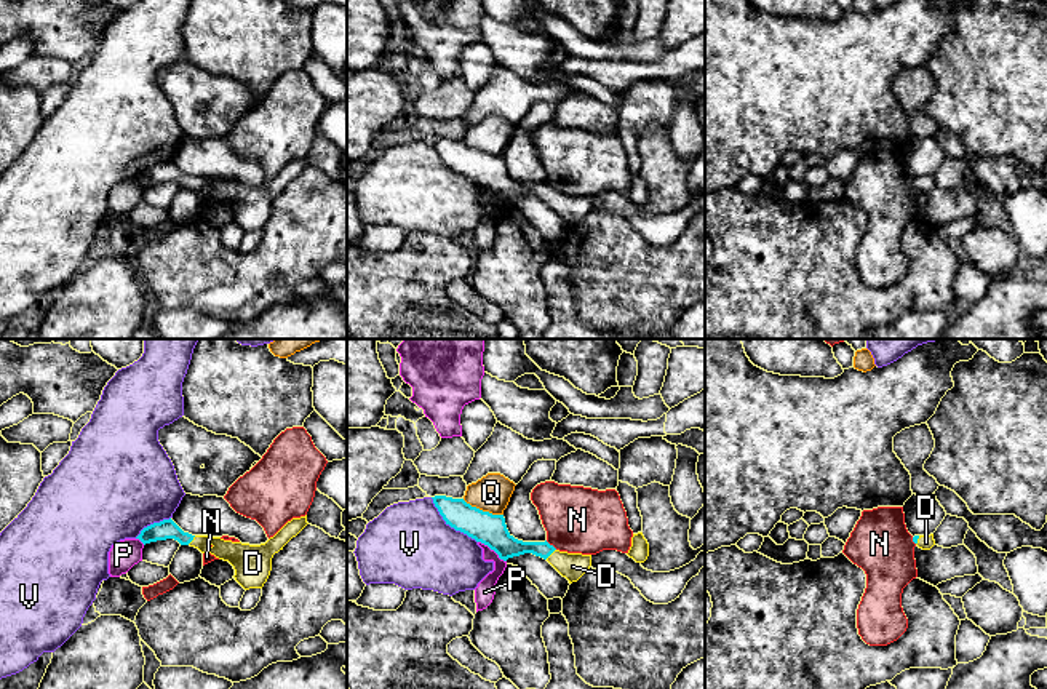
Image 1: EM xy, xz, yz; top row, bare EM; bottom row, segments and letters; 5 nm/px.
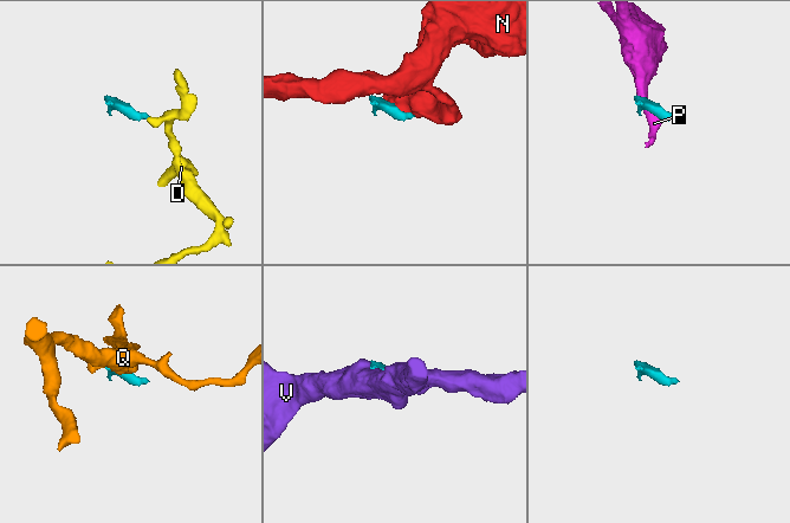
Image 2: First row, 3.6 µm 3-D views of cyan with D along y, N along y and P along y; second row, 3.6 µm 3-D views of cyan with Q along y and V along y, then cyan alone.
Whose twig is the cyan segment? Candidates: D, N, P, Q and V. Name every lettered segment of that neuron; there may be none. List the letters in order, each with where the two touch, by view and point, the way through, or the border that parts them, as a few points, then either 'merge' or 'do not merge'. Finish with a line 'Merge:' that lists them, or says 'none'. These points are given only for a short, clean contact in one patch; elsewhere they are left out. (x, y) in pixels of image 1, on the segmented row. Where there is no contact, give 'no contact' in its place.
D: xz (550, 553) | across xz (505, 545), (536, 547), (550, 553), (573, 566) | merge
N: xz (552, 545) | along xz (545, 541), (557, 549) | do not merge
P: xz (493, 549) | along xz (478, 541), (505, 561) | do not merge
Q: xz (481, 510) | along xz (462, 499), (483, 510), (502, 515) | do not merge
V: xz (449, 525) | do not merge
Merge: D

